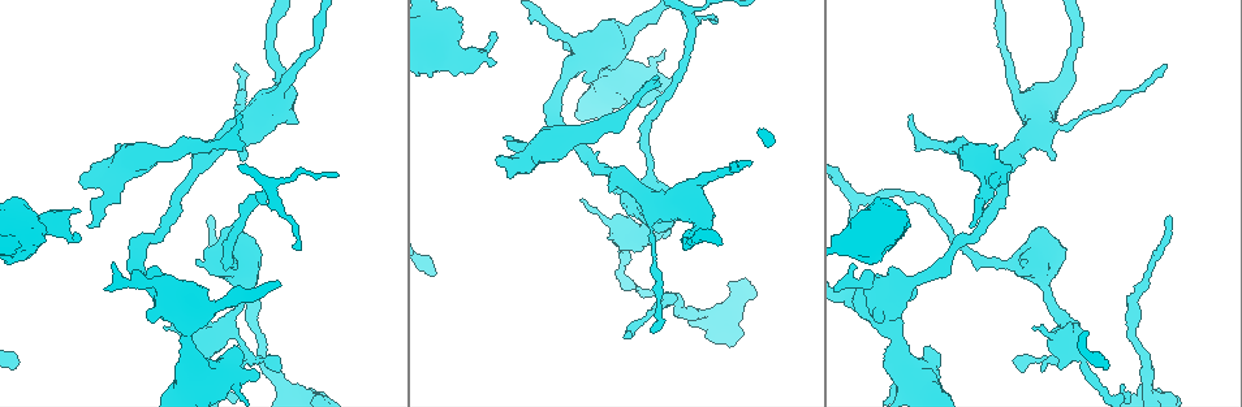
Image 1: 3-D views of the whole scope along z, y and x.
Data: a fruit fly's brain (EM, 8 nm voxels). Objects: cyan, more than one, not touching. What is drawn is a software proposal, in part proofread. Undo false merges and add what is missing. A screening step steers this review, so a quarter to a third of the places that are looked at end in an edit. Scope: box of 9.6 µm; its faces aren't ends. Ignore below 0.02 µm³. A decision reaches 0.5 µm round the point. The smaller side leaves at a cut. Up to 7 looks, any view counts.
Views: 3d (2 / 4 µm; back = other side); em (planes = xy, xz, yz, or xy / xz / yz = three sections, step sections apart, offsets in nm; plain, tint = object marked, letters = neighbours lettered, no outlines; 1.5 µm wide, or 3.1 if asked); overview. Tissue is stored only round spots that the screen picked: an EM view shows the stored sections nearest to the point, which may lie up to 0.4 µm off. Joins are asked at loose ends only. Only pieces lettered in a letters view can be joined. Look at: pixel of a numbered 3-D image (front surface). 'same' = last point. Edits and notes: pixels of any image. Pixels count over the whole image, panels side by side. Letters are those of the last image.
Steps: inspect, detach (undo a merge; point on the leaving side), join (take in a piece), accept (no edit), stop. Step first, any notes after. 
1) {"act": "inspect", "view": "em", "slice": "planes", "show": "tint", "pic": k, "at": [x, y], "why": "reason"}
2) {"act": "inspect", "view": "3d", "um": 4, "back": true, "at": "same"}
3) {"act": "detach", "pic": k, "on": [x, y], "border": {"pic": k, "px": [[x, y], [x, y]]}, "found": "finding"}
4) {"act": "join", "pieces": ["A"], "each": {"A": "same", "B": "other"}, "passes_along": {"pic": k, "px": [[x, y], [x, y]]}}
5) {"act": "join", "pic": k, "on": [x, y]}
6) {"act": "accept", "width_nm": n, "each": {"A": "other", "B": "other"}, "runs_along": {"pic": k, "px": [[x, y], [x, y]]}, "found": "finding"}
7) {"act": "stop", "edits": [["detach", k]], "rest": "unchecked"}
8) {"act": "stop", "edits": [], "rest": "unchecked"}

{"act": "inspect", "view": "em", "slice": "xz", "step": 4, "show": "tint", "pic": 1, "at": [999, 262], "why": "thick turns thin"}

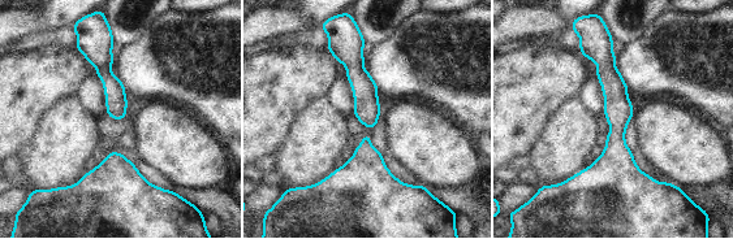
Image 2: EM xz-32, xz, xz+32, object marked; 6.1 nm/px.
{"act": "inspect", "view": "em", "slice": "planes", "show": "letters", "at": "same", "why": "another direction"}

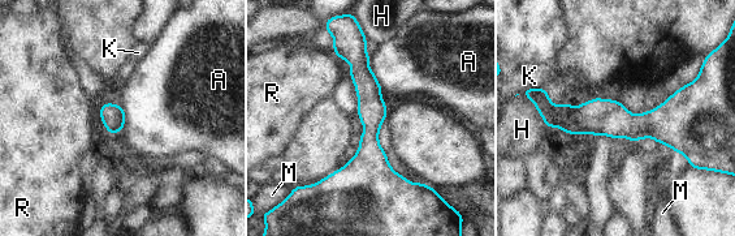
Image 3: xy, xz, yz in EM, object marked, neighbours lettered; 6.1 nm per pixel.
{"act": "accept", "longest_contact_nm": ["H", 200], "each": {"A": "other", "H": "other", "K": "other", "M": "other", "R": "other"}, "runs_along": {"pic": 3, "px": [[543, 110], [621, 123], [699, 120]]}, "found": "continuous, no second neuron"}

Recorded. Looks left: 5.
{"act": "inspect", "view": "3d", "um": 4, "pic": 1, "at": [895, 349], "why": "calibre changes"}

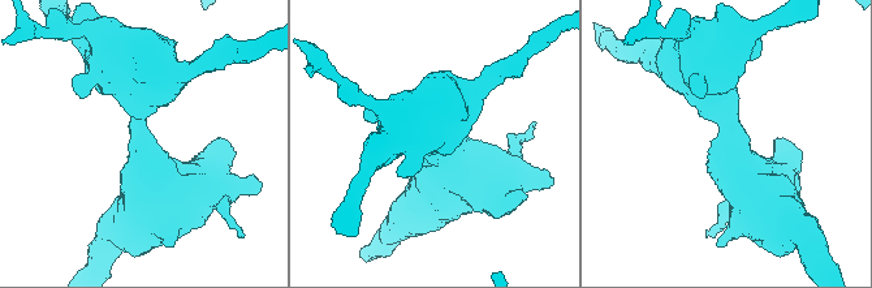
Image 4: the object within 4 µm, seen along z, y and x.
{"act": "inspect", "view": "em", "slice": "xy", "step": 4, "show": "tint", "pic": 4, "at": [144, 147], "why": "now the EM"}

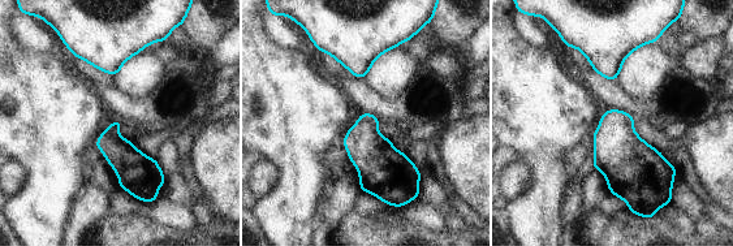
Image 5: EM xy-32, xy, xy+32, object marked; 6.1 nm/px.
{"act": "inspect", "view": "em", "slice": "xy", "step": 4, "show": "letters", "at": "same"}

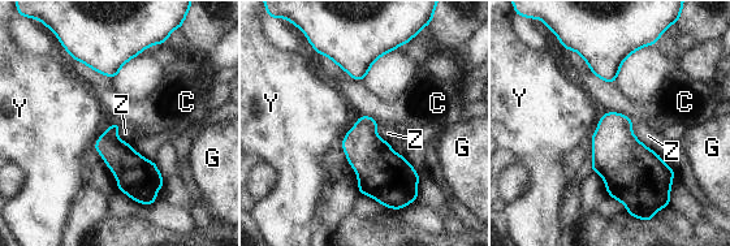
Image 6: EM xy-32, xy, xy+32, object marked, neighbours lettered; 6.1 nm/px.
{"act": "accept", "each": {"C": "other", "G": "other", "Y": "other", "Z": "other"}, "found": "all the same neuron"}

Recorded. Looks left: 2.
{"act": "inspect", "view": "em", "slice": "xz", "step": 8, "show": "letters", "pic": 1, "at": [208, 216], "why": "end of a long branch"}

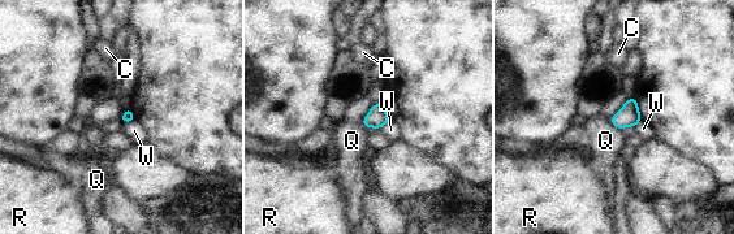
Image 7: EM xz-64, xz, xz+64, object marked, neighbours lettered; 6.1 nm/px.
{"act": "accept", "each": {"C": "other", "Q": "other", "R": "other", "W": "other"}, "border": {"pic": 7, "px": [[134, 120], [124, 124]]}, "found": "no lettered piece goes on from it"}

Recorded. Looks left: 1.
{"act": "stop", "edits": [], "rest": "unchecked"}

